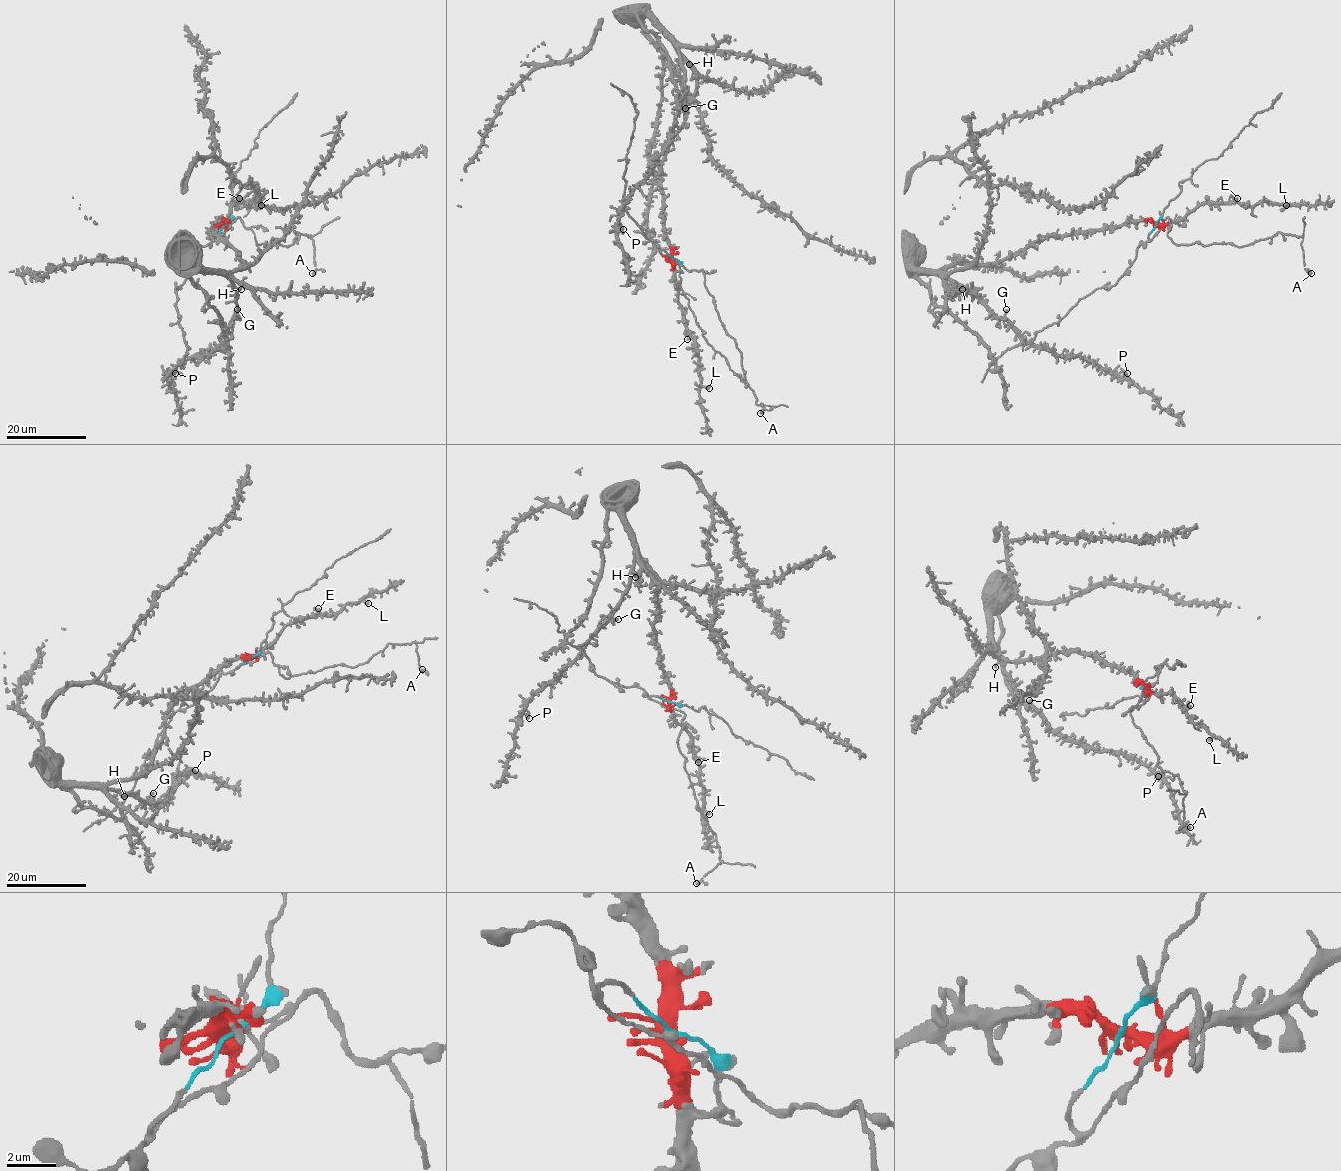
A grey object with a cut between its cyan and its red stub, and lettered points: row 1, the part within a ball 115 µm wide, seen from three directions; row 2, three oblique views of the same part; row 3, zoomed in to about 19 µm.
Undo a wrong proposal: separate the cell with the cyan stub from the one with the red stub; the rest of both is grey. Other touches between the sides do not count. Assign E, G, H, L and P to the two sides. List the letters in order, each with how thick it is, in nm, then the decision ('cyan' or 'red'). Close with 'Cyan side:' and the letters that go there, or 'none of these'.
E: 200 nm | red
G: 400 nm | red
H: 360 nm | red
L: 440 nm | red
P: 440 nm | red
Cyan side: none of these

